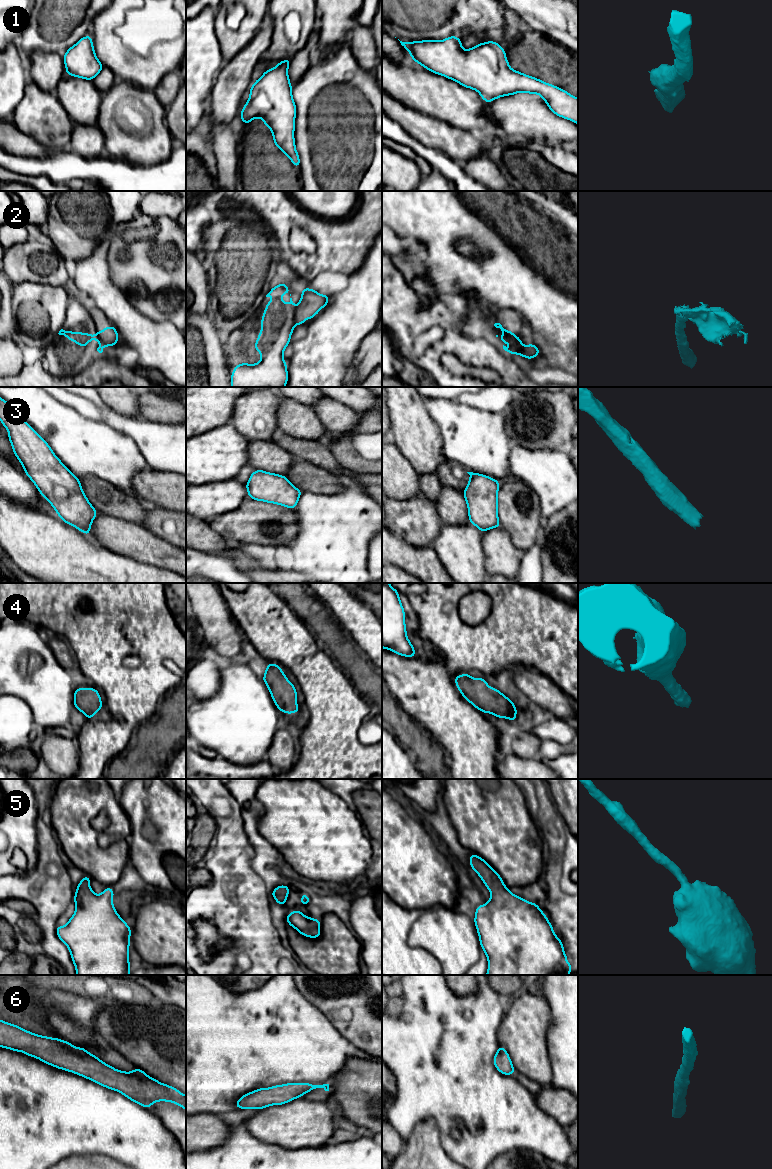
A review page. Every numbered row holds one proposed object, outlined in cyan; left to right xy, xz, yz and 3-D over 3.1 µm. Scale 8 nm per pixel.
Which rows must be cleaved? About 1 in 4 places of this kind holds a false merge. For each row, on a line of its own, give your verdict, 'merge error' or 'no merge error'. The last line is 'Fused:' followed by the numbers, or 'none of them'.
1: no merge error
2: merge error
3: no merge error
4: no merge error
5: no merge error
6: no merge error
Fused: 2

